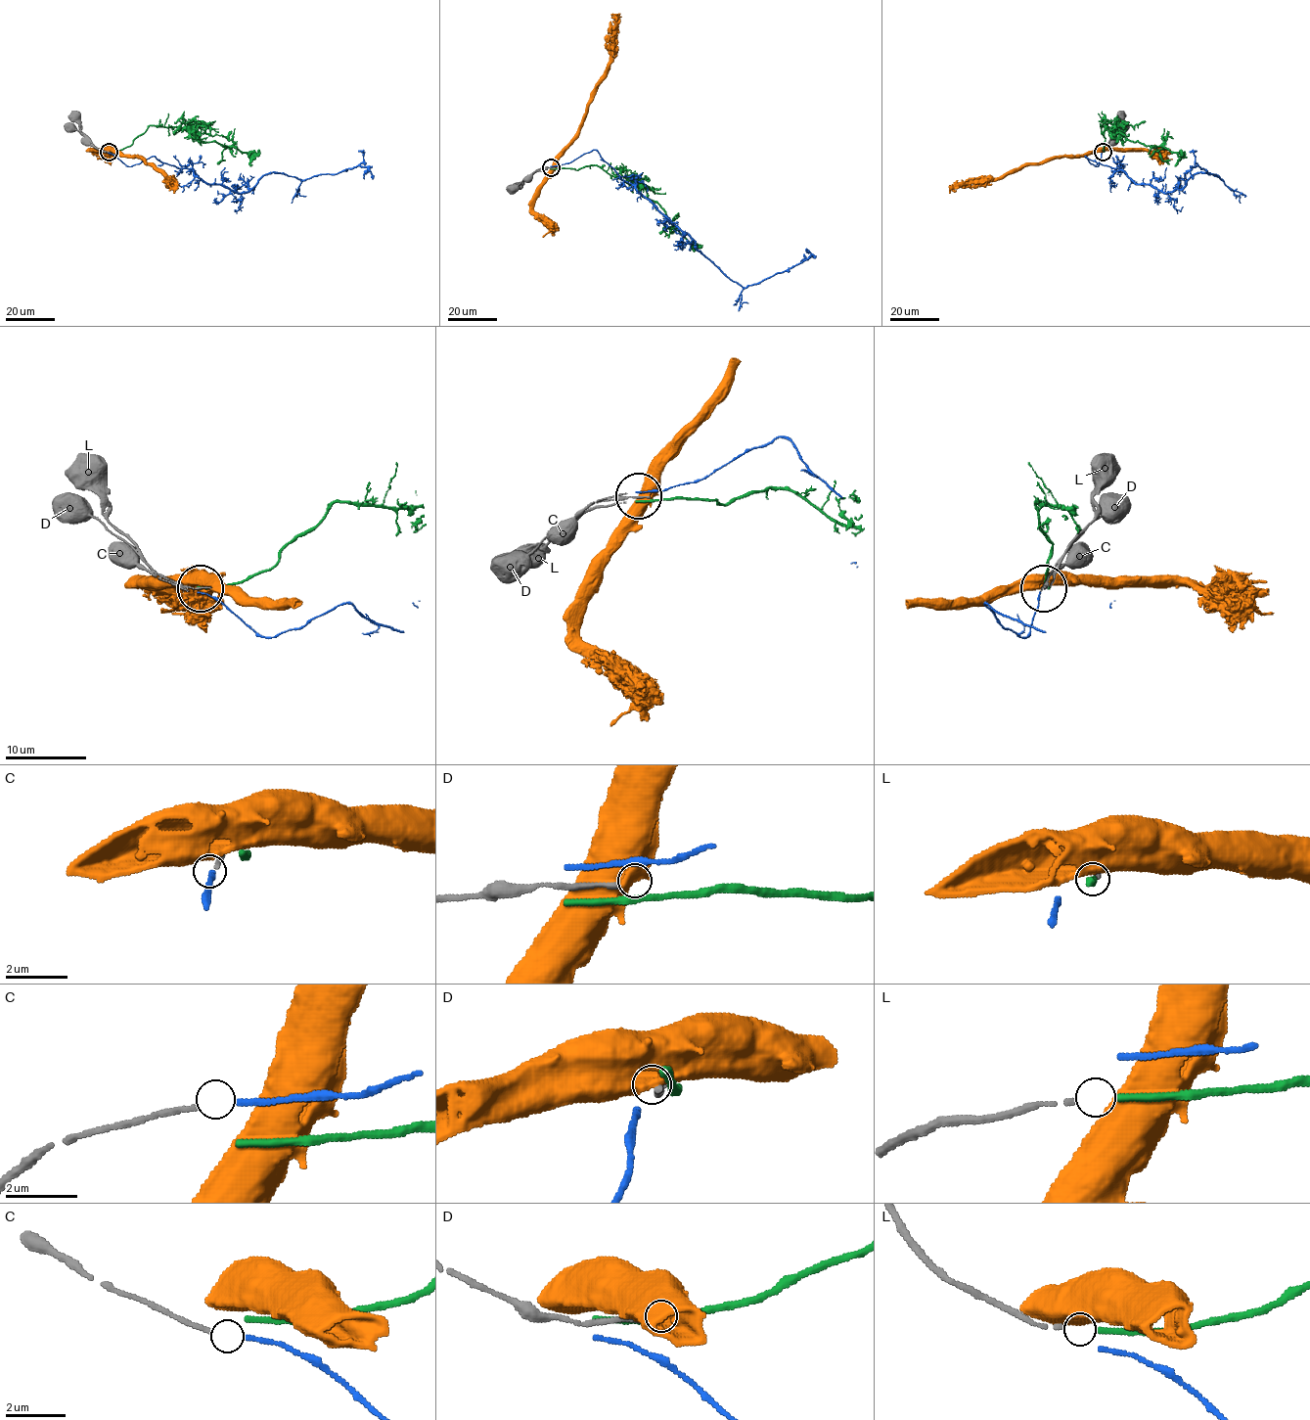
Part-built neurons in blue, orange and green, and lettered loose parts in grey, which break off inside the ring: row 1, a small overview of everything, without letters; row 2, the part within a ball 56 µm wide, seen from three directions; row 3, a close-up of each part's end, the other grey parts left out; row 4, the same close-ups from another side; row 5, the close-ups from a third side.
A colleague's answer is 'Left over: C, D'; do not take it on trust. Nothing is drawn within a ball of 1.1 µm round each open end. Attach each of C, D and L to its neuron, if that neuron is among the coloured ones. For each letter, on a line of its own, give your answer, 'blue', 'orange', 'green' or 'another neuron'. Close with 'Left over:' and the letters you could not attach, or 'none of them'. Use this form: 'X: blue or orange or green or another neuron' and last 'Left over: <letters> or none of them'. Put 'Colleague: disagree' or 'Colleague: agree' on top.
Colleague: disagree
C: blue
D: another neuron
L: green
Left over: D

